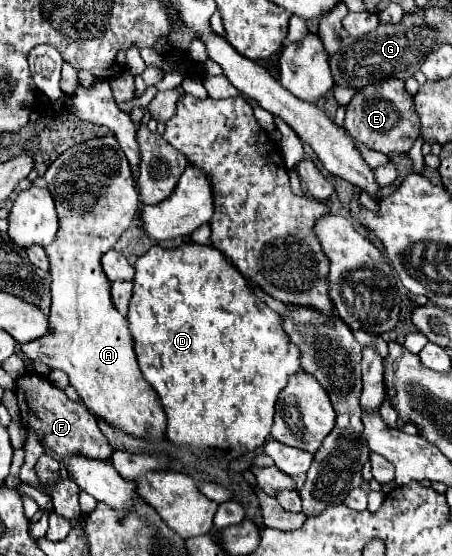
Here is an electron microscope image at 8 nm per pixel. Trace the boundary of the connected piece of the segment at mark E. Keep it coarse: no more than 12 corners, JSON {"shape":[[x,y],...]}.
{"shape":[[404,81],[358,89],[344,129],[368,149],[408,153],[420,121]]}

